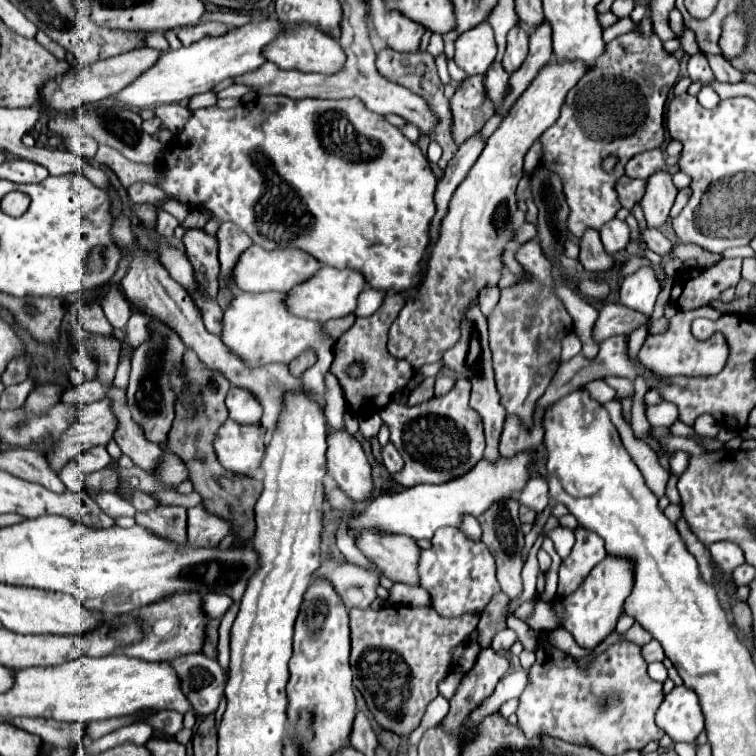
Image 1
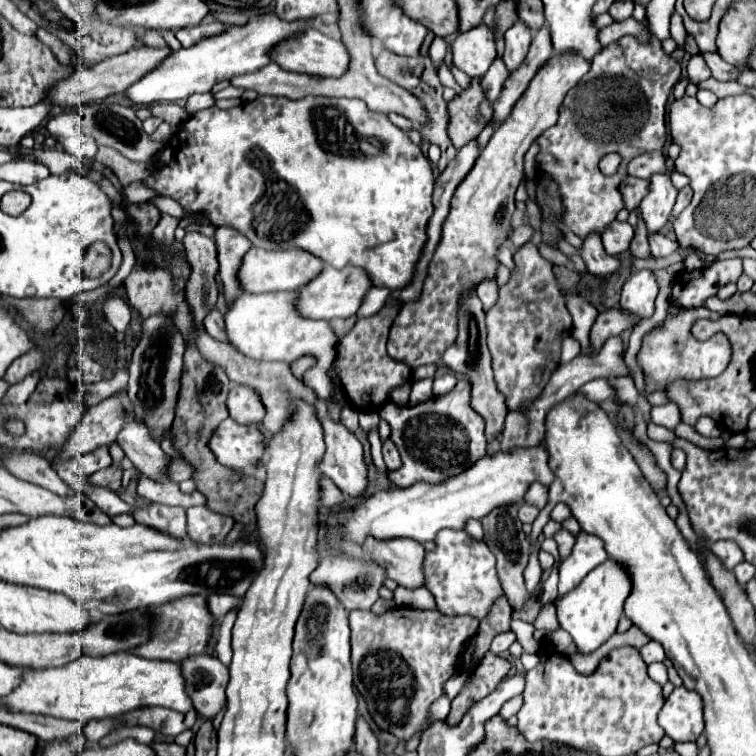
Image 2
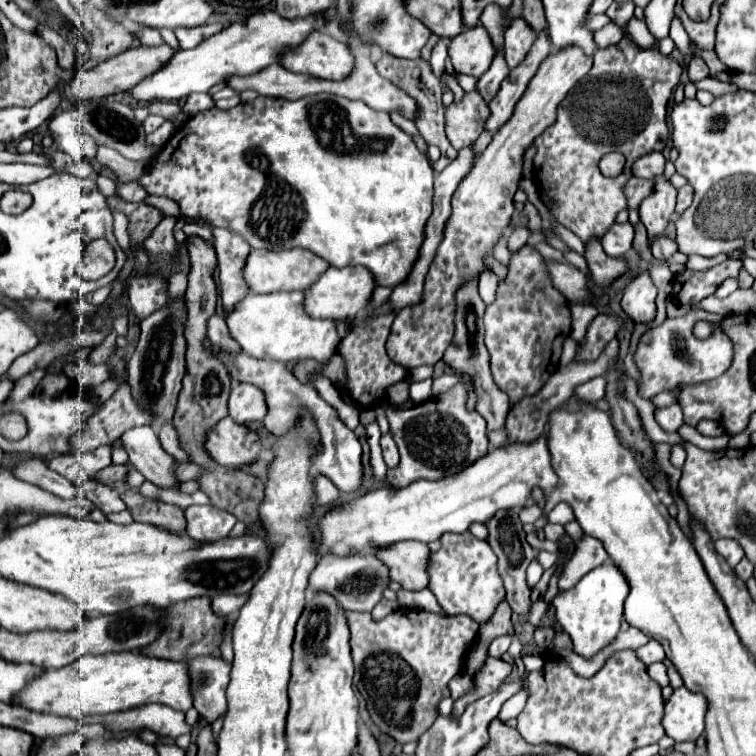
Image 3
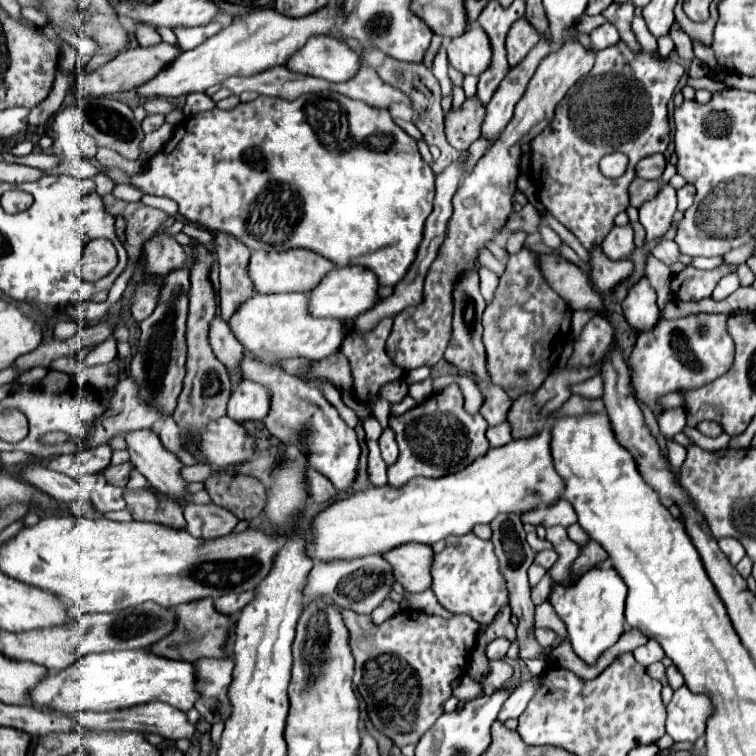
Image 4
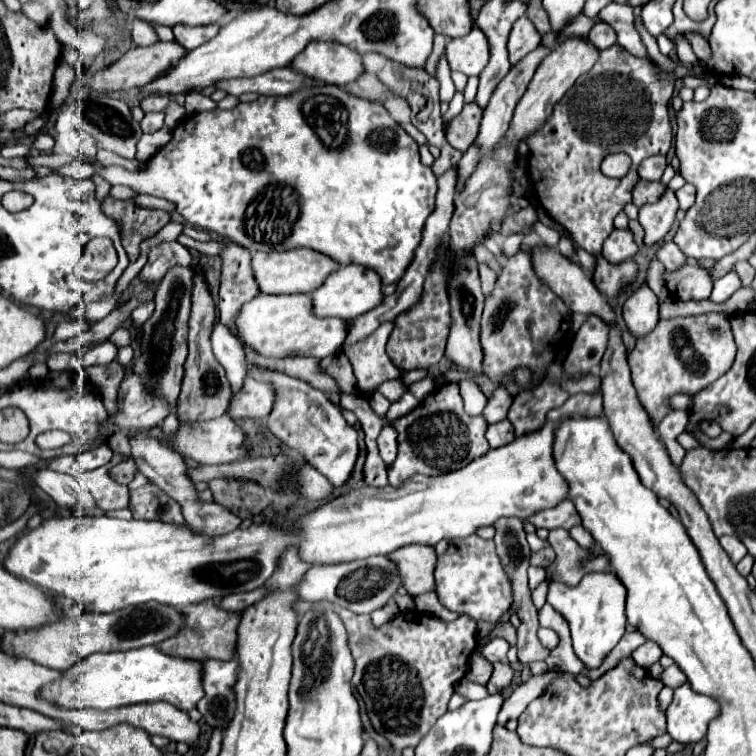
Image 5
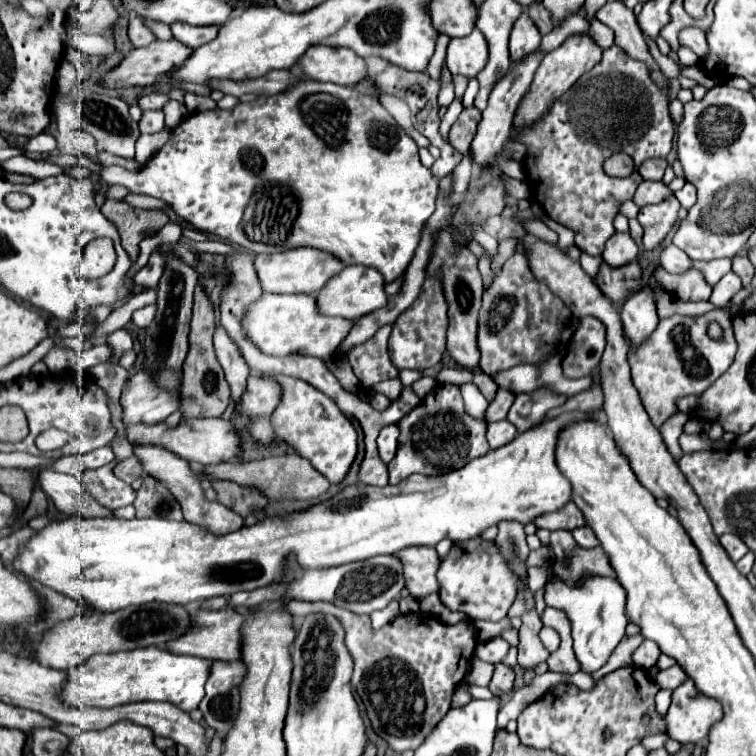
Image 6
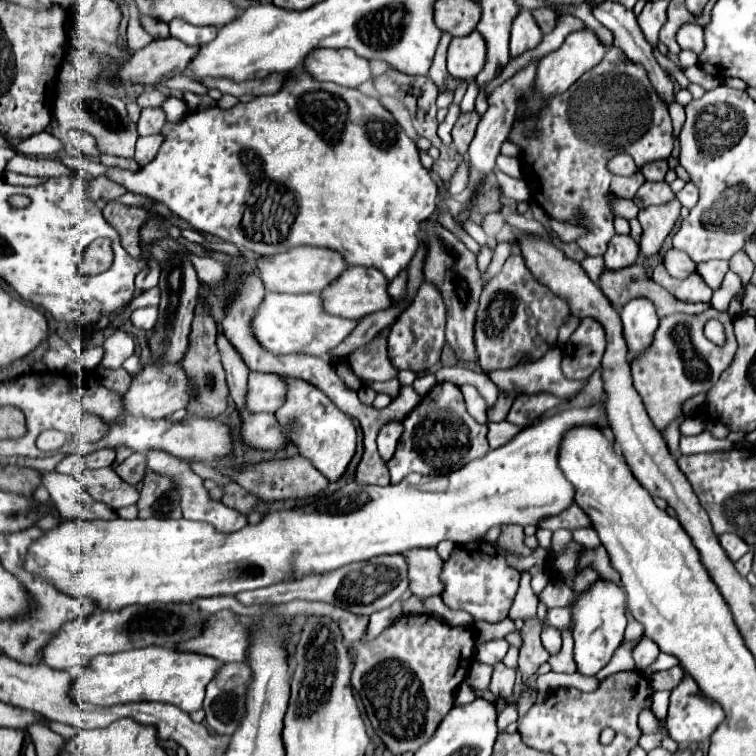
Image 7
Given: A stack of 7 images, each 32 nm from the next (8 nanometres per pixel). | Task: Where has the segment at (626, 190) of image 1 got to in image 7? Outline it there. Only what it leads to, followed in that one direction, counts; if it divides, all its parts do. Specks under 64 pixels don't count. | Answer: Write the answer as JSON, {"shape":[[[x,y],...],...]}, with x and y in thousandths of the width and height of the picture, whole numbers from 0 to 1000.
{"shape":[[[852,241],[839,259],[839,270],[844,275],[854,275],[860,270],[878,270],[889,262],[894,262],[894,257],[881,241]]]}

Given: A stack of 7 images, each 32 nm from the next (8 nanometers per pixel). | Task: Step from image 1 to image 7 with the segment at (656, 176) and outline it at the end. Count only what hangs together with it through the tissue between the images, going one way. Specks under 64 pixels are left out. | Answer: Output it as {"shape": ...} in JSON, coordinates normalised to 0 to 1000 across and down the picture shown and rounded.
{"shape":[[[886,265],[873,272],[857,272],[849,275],[844,283],[844,294],[849,296],[849,320],[847,320],[847,336],[862,339],[865,333],[873,331],[878,315],[886,310],[892,302],[897,286],[899,286],[902,270],[897,265]]]}

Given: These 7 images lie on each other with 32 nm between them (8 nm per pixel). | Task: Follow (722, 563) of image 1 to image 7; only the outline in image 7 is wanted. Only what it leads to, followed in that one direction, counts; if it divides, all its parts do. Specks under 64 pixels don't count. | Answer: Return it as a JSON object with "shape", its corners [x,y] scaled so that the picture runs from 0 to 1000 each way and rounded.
{"shape":[[[958,706],[958,709],[952,709],[952,720],[955,720],[955,725],[960,728],[960,733],[963,733],[963,738],[968,743],[979,741],[992,728],[989,720],[984,720],[984,714],[979,714],[979,709],[974,709],[974,706]]]}

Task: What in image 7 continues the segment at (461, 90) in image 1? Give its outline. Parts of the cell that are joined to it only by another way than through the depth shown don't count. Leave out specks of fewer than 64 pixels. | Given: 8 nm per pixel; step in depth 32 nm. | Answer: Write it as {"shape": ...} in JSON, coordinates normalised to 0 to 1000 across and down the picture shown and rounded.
{"shape":[[[624,146],[624,148],[608,151],[608,156],[603,159],[603,164],[598,169],[598,190],[603,193],[603,198],[611,206],[616,206],[616,201],[619,201],[619,190],[624,188],[632,161],[635,161],[635,151],[630,146]]]}

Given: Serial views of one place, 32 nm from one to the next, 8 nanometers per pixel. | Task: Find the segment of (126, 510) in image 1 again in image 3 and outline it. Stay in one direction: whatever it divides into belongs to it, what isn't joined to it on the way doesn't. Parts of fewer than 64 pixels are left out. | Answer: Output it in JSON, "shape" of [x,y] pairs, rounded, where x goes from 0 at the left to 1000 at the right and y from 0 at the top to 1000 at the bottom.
{"shape":[[[116,632],[116,638],[114,638],[114,656],[116,656],[138,680],[167,675],[167,667],[161,664],[159,653],[156,653],[151,646],[143,646],[143,643],[132,640],[132,638],[124,638],[122,632]]]}

